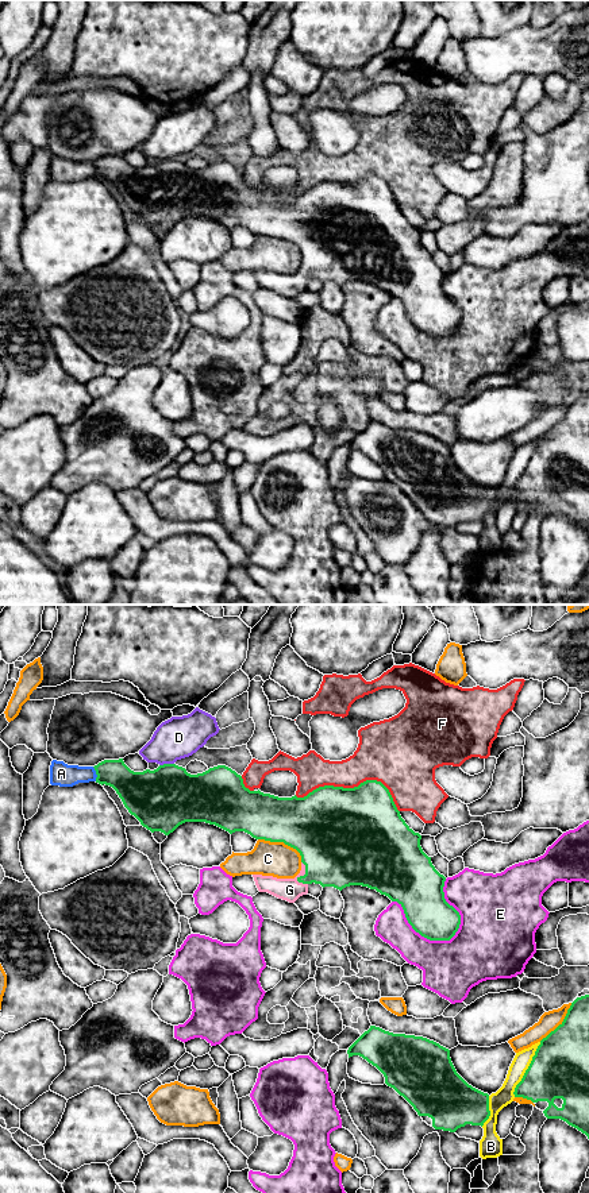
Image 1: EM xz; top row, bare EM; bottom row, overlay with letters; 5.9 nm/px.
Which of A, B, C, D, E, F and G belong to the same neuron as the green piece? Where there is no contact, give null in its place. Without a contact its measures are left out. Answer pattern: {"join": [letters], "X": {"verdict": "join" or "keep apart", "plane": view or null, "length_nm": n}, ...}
{"join": ["G"], "A": {"verdict": "keep apart", "plane": "xz", "length_nm": 90}, "B": {"verdict": "keep apart", "plane": "xz", "length_nm": 360}, "C": {"verdict": "keep apart", "plane": "xz", "length_nm": 300}, "D": {"verdict": "keep apart", "plane": "xz", "length_nm": 90}, "E": {"verdict": "keep apart", "plane": "xz", "length_nm": 440}, "F": {"verdict": "keep apart", "plane": "xz", "length_nm": 650}, "G": {"verdict": "join", "plane": "xz", "length_nm": 150}}

